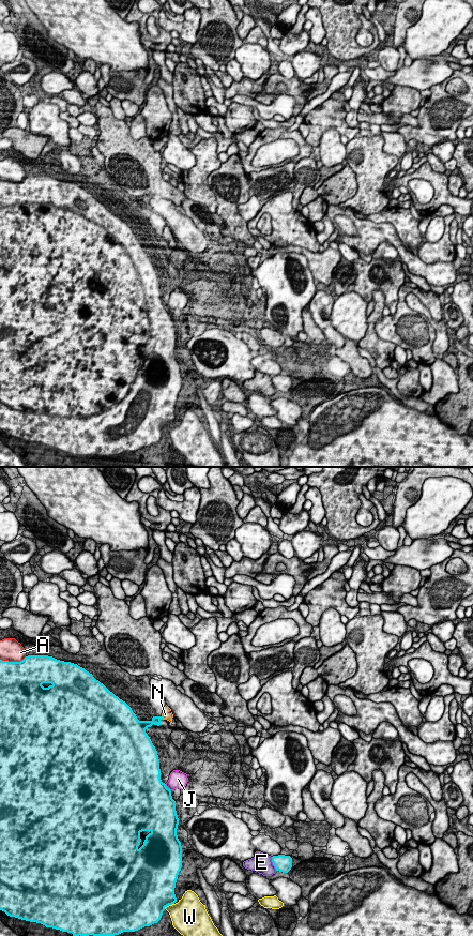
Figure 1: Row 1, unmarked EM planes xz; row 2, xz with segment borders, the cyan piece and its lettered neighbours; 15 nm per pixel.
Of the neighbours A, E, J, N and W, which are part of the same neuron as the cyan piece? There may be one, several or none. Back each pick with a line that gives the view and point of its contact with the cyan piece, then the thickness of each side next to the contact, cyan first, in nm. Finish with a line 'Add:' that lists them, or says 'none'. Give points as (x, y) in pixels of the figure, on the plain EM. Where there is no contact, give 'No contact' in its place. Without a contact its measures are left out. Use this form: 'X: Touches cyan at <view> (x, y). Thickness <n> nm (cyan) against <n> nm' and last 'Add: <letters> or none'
Add: none

